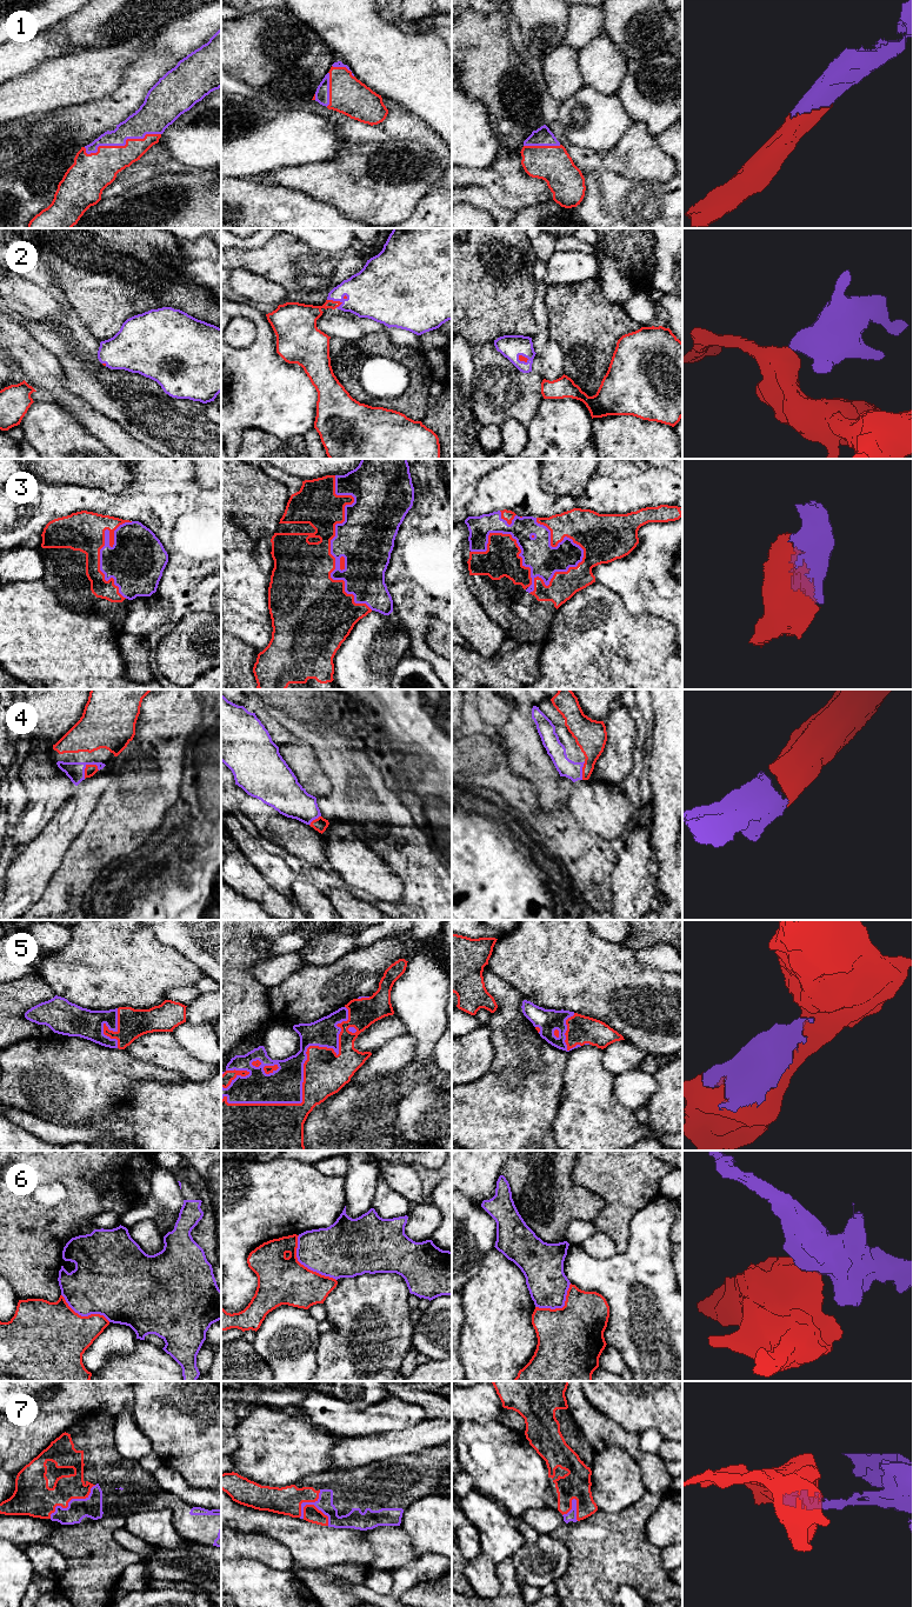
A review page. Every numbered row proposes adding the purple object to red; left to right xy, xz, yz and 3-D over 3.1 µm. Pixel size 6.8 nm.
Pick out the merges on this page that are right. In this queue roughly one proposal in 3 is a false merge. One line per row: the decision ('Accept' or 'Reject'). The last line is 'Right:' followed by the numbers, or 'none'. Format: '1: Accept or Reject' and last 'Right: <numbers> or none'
1: Accept
2: Accept
3: Accept
4: Accept
5: Accept
6: Reject
7: Accept
Right: 1, 2, 3, 4, 5, 7

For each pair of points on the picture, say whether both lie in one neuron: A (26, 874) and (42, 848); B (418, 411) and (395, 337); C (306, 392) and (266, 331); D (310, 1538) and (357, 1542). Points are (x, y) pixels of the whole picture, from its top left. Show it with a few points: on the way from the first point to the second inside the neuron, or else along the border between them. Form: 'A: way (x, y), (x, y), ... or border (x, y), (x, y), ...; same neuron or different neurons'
A: way (32, 868), (42, 854); same neuron
B: border (386, 332), (393, 344), (412, 347), (422, 358); different neurons
C: way (290, 379), (266, 355), (266, 347); same neuron
D: way (321, 1542), (345, 1542); same neuron

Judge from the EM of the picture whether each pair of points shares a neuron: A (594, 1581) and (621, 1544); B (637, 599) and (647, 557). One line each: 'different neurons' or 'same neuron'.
A: same neuron
B: same neuron

